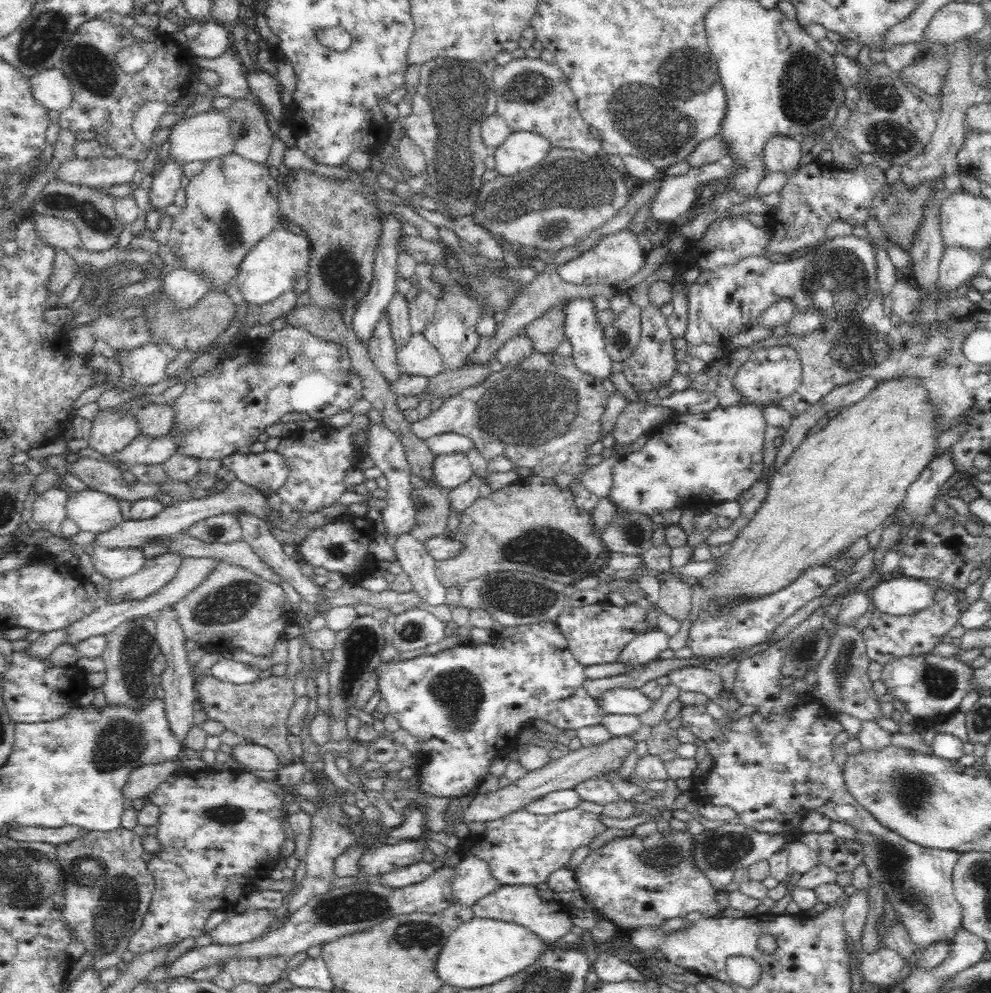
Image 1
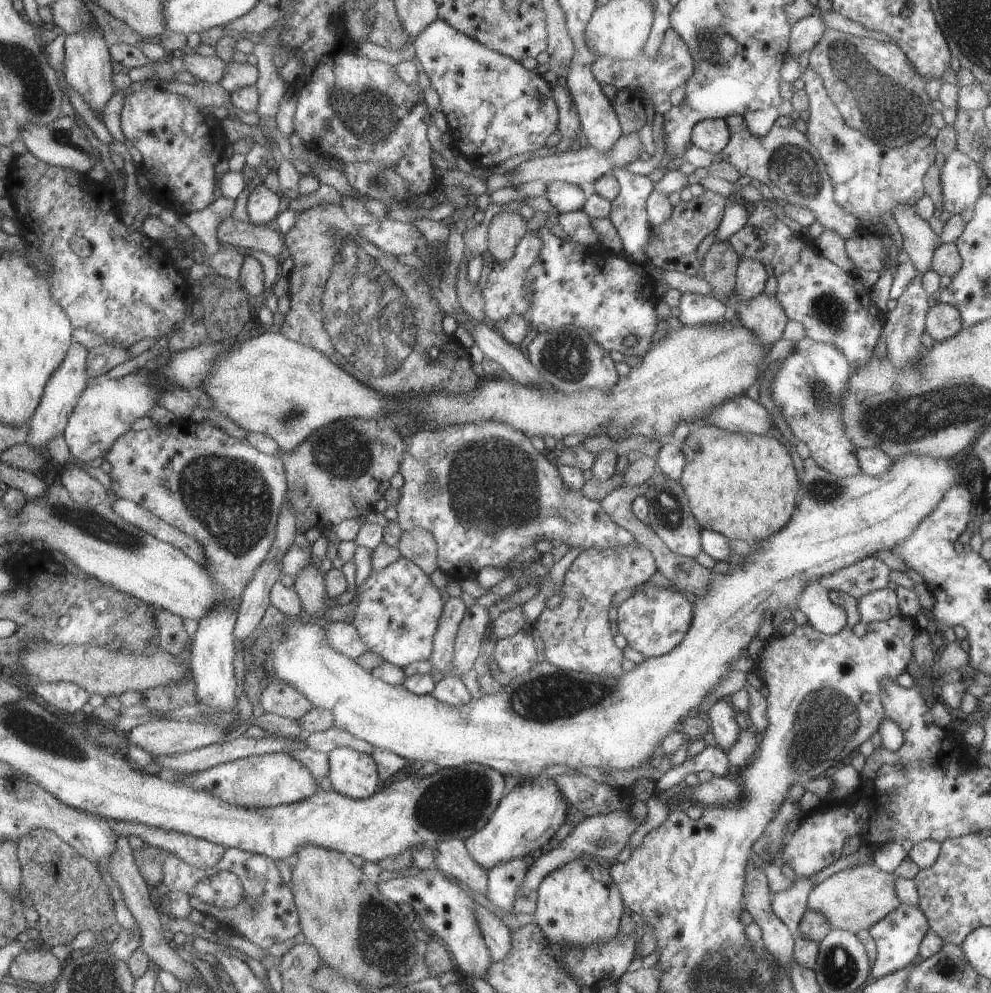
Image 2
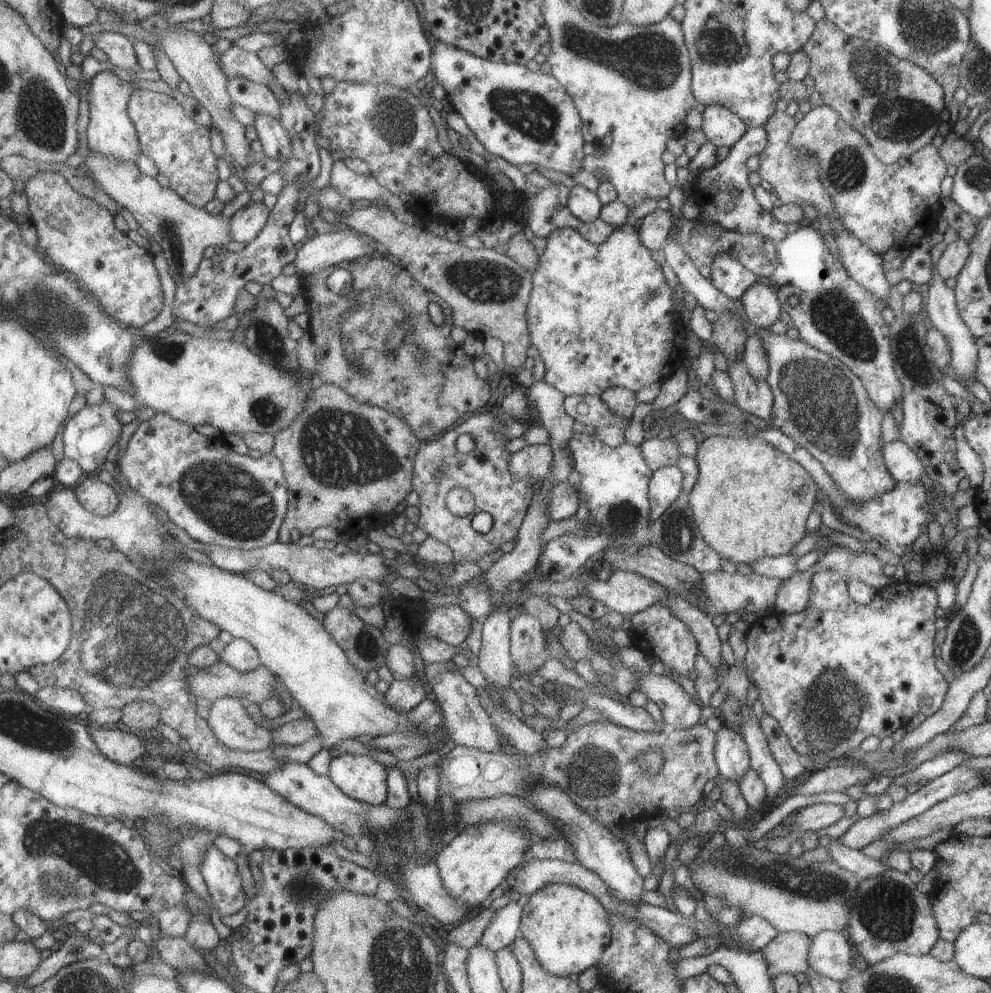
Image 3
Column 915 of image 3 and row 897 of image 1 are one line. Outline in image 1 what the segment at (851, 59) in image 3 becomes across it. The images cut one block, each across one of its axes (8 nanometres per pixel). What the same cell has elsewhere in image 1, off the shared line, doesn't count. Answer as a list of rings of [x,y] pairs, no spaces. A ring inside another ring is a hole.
[[[121,827],[109,832],[92,832],[57,846],[57,861],[67,881],[64,921],[72,931],[72,940],[83,940],[86,951],[93,951],[95,959],[90,967],[98,971],[122,962],[130,937],[140,928],[155,892],[155,879],[142,859],[145,852],[142,839]]]

